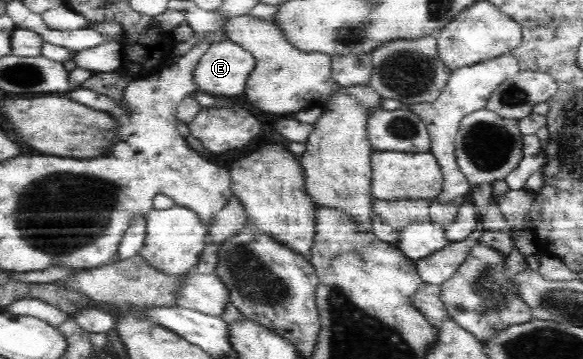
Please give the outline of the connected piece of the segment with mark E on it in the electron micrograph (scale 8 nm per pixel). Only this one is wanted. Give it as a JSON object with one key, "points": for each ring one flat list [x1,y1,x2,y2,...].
{"points":[[224,38,222,43,212,43,199,58,193,70,193,82,197,90,214,96,236,96,244,92,249,74,254,70,256,59,253,54,239,44]]}

